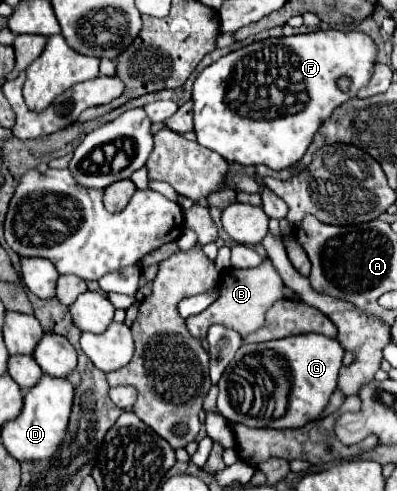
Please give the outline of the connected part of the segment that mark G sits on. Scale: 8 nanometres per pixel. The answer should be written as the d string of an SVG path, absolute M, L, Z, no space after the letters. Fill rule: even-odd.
M315 332L297 334L297 336L287 336L281 340L271 340L271 350L277 350L277 354L289 362L291 392L289 392L287 412L281 418L269 418L269 420L267 418L253 418L243 410L243 402L239 402L239 398L219 396L217 408L231 424L245 424L249 428L301 428L309 420L315 420L323 412L331 394L335 392L337 374L339 374L341 360L343 360L341 344L335 338L327 338L327 336L321 336Z

